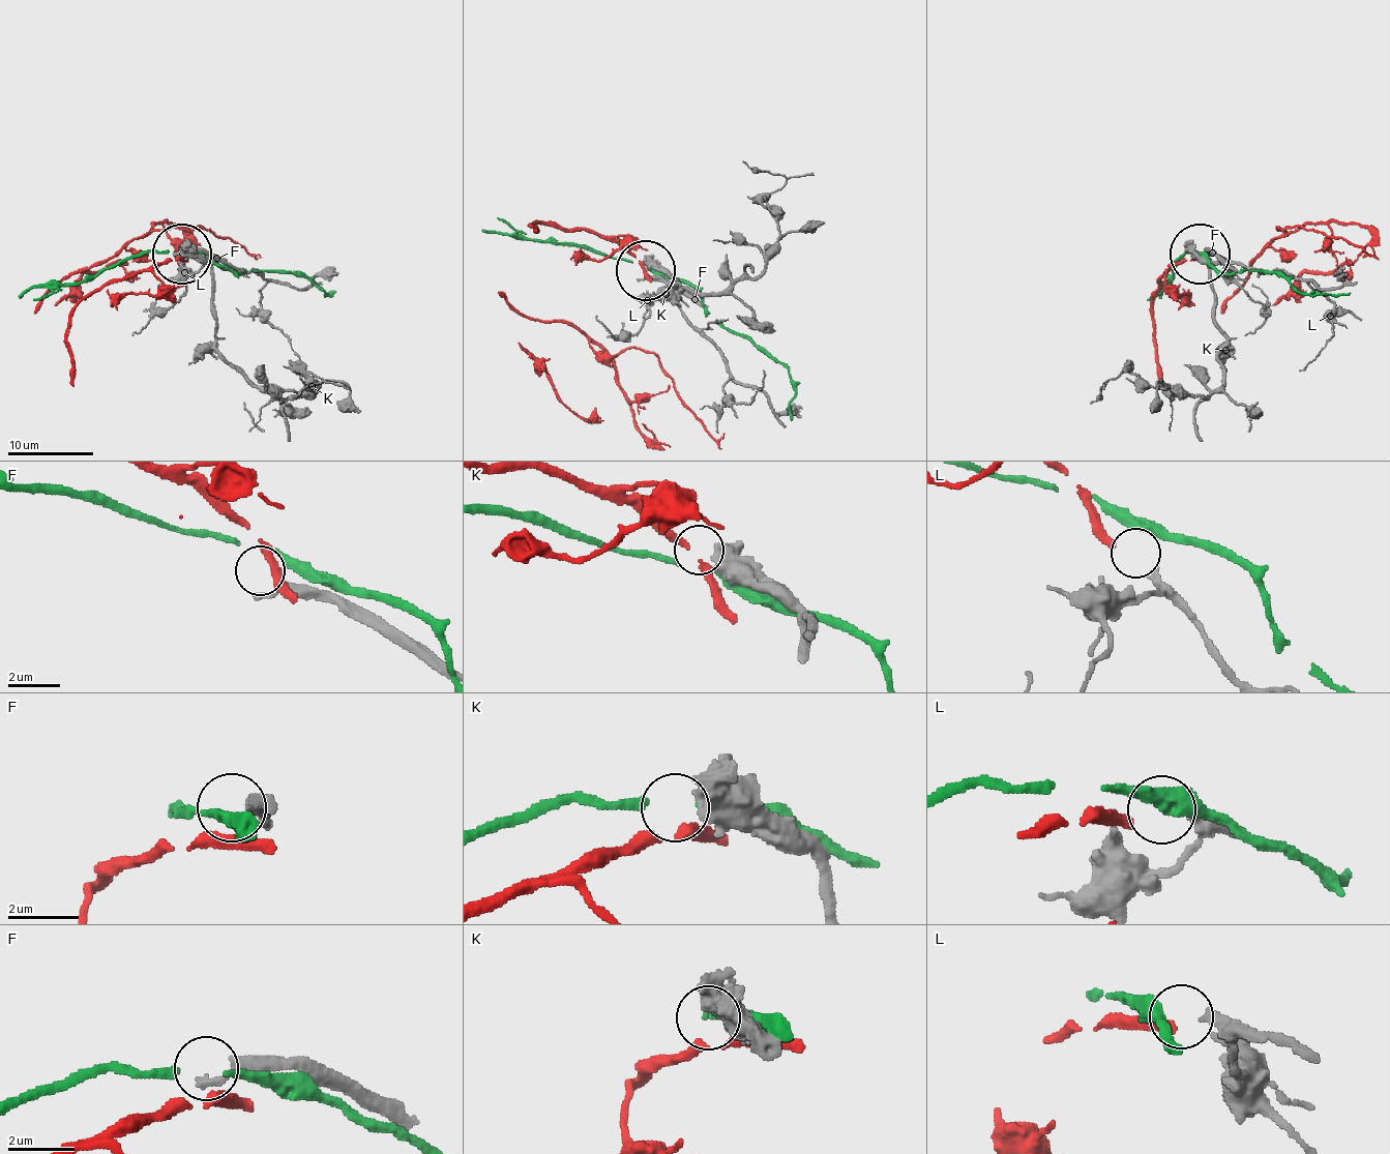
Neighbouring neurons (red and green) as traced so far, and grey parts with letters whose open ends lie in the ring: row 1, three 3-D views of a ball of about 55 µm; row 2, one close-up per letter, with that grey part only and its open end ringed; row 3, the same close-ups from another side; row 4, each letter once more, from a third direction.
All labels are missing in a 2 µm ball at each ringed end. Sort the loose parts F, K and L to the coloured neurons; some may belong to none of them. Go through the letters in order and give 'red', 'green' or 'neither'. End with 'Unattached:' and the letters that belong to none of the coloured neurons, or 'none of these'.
F: neither
K: neither
L: red
Unattached: F, K

